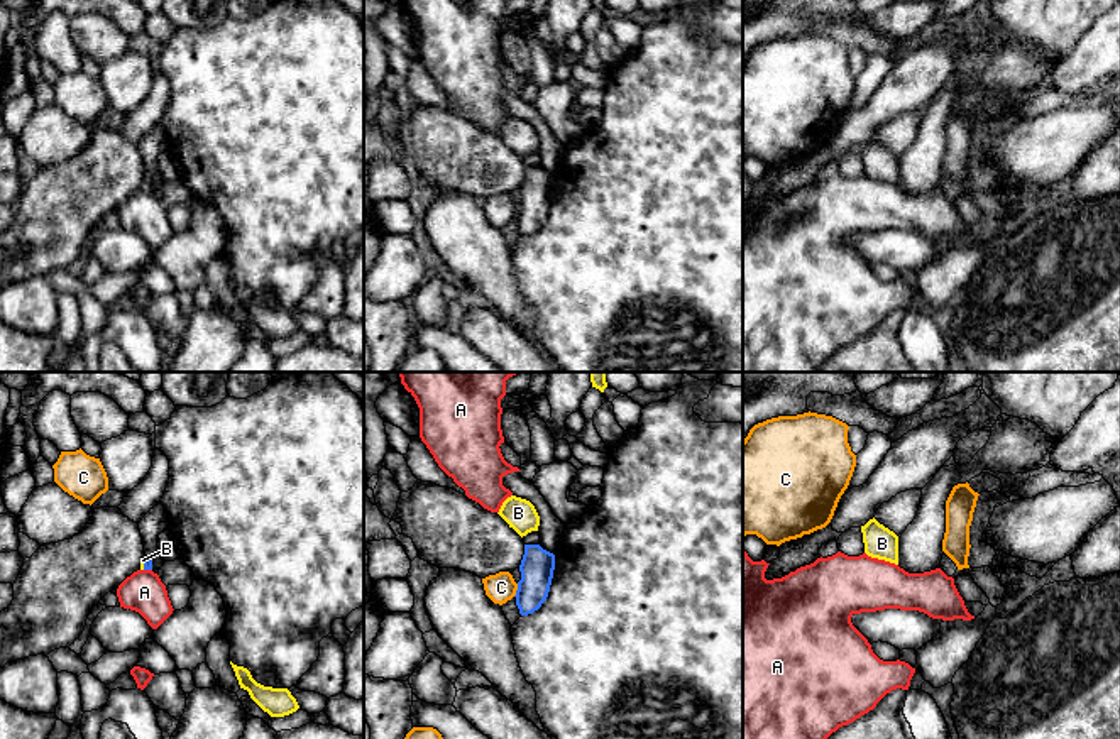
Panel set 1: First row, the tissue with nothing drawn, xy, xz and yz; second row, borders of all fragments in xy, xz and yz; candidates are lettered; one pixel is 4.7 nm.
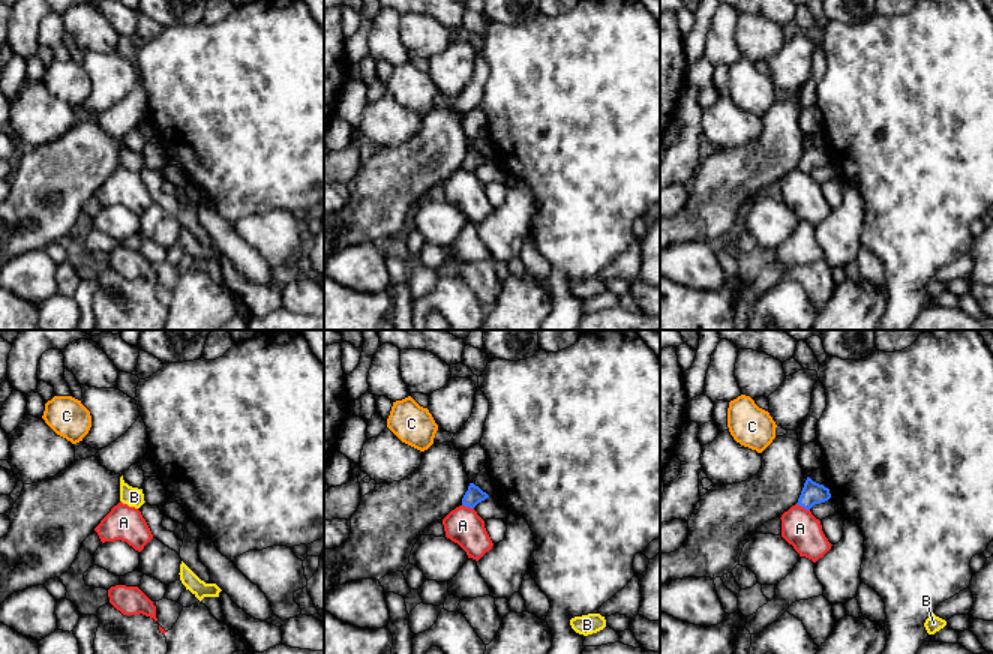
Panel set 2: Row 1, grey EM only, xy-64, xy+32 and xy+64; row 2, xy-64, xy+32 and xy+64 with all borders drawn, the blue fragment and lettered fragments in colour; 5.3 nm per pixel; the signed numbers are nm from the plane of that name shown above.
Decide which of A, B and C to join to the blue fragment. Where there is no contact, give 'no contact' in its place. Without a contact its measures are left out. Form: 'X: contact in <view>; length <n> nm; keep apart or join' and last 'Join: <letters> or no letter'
A: contact in xy; length 40 nm; keep apart
B: contact in xy; length 50 nm; join
C: contact in xz; length 70 nm; keep apart
Join: B

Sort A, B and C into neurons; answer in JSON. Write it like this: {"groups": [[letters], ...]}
{"groups": [["A"], ["B"], ["C"]]}

